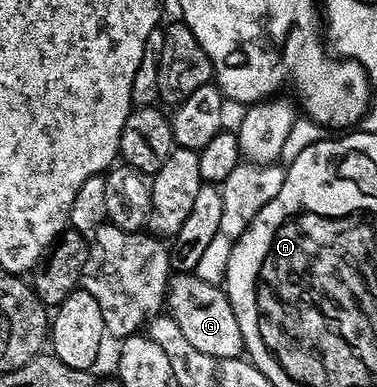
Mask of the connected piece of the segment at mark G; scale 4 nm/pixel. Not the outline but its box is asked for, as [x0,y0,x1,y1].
[166,274,245,360]

